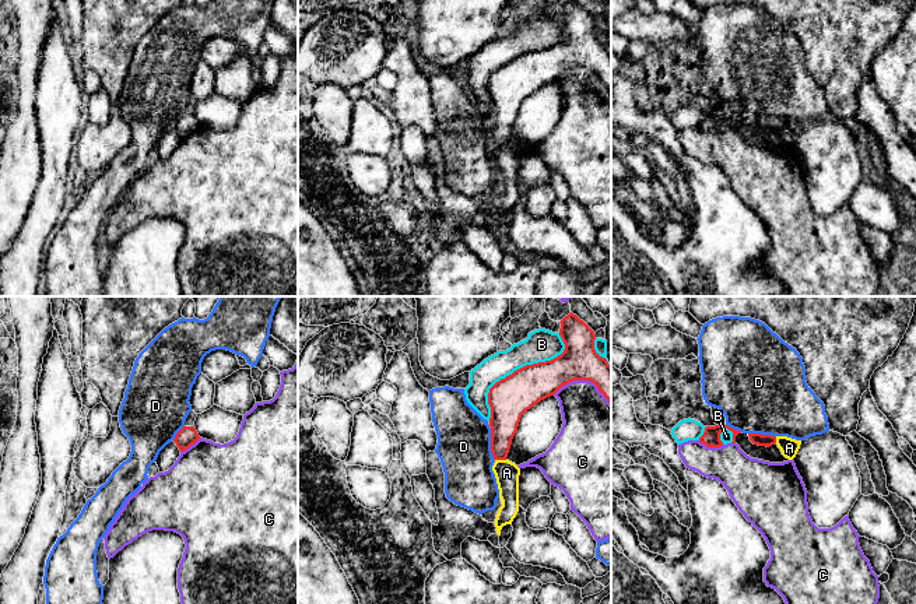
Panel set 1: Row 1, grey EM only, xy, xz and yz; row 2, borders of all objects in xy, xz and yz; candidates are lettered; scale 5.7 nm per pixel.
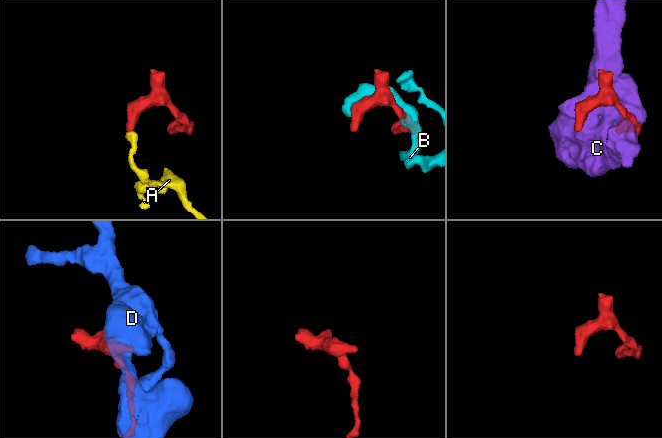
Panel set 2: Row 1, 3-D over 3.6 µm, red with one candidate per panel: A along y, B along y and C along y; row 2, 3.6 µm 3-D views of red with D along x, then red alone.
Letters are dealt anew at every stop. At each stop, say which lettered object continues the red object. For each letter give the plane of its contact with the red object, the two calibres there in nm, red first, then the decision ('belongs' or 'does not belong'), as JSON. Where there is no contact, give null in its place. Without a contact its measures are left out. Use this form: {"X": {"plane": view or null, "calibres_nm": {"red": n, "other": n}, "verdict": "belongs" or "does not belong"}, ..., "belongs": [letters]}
{"A": {"plane": "xz", "calibres_nm": {"red": 180, "other": 140}, "verdict": "does not belong"}, "B": {"plane": "xz", "calibres_nm": {"red": 240, "other": 180}, "verdict": "does not belong"}, "C": {"plane": "xz", "calibres_nm": {"red": 220, "other": 300}, "verdict": "does not belong"}, "D": {"plane": "xz", "calibres_nm": {"red": 200, "other": 300}, "verdict": "does not belong"}, "belongs": []}

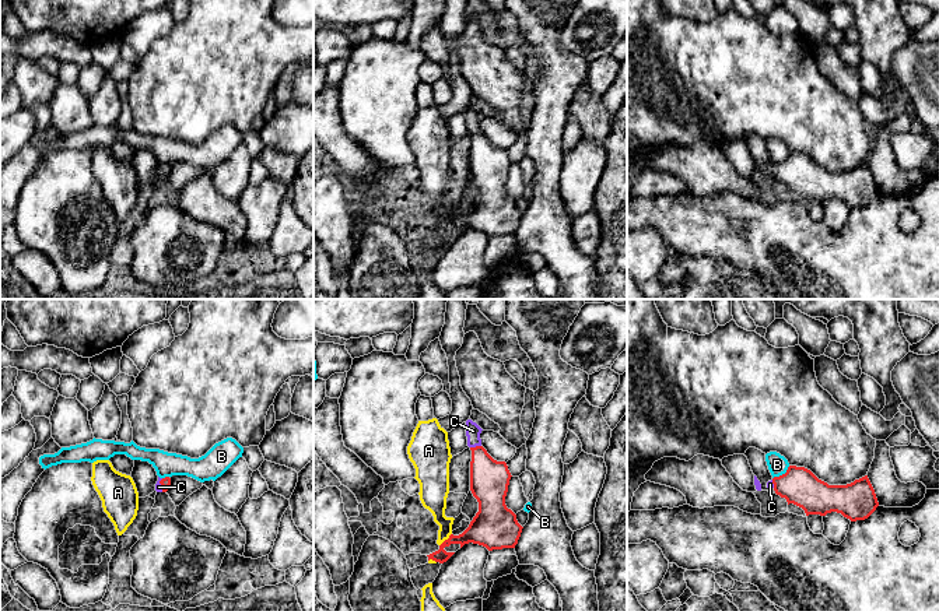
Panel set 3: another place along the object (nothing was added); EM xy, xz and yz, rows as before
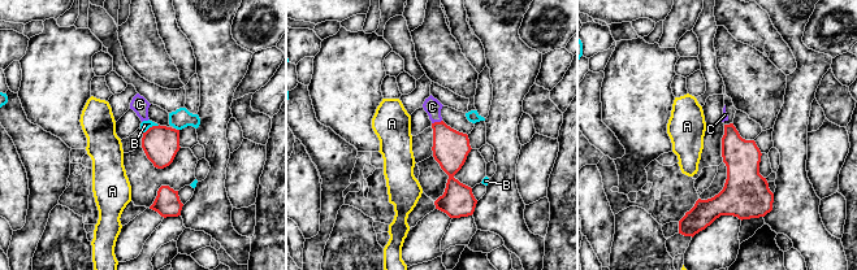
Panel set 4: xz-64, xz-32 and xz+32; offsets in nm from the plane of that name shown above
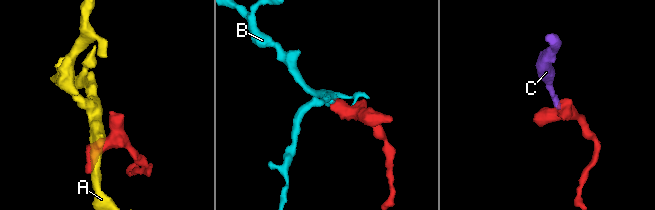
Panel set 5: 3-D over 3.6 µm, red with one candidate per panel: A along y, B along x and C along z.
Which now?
{"A": {"plane": "xz", "calibres_nm": {"red": 200, "other": 140}, "verdict": "does not belong"}, "B": {"plane": "yz", "calibres_nm": {"red": 220, "other": 110}, "verdict": "does not belong"}, "C": {"plane": "xz", "calibres_nm": {"red": 220, "other": 90}, "verdict": "belongs"}, "belongs": ["C"]}

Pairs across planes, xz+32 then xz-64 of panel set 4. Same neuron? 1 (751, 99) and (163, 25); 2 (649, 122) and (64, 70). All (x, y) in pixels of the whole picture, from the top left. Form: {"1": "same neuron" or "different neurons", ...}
{"1": "different neurons", "2": "same neuron"}

